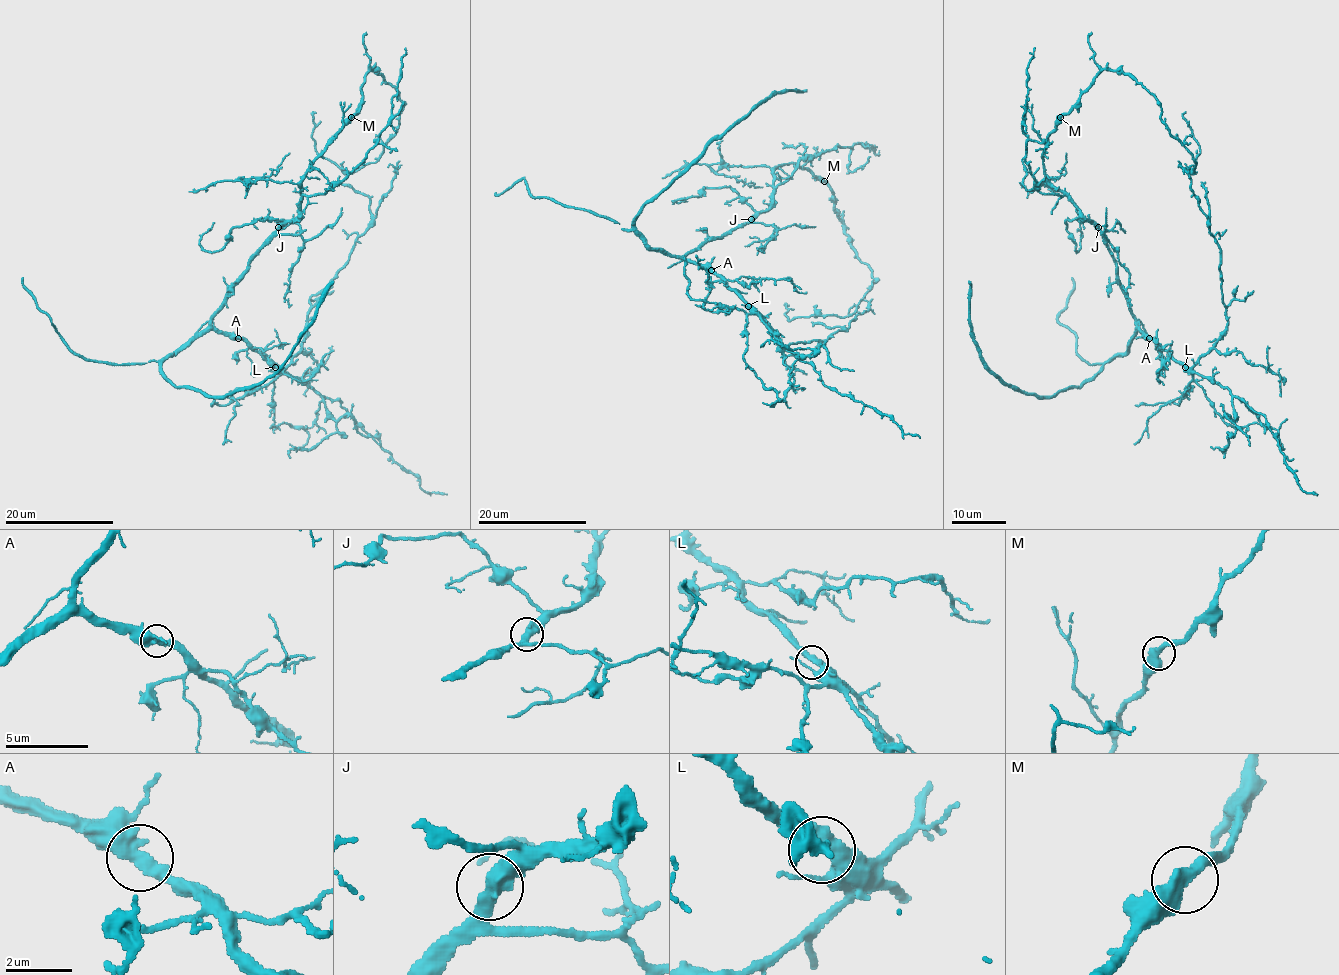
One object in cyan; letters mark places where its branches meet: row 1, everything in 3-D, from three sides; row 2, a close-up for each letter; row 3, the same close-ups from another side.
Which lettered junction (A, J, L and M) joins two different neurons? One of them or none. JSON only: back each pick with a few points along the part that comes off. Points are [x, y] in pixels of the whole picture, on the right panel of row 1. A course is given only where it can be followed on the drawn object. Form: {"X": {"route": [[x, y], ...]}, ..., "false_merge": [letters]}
{"false_merge": []}

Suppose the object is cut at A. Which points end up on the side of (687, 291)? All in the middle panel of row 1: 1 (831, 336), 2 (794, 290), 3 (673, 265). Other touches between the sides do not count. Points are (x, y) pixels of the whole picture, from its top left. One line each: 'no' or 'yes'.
1: yes
2: yes
3: no

